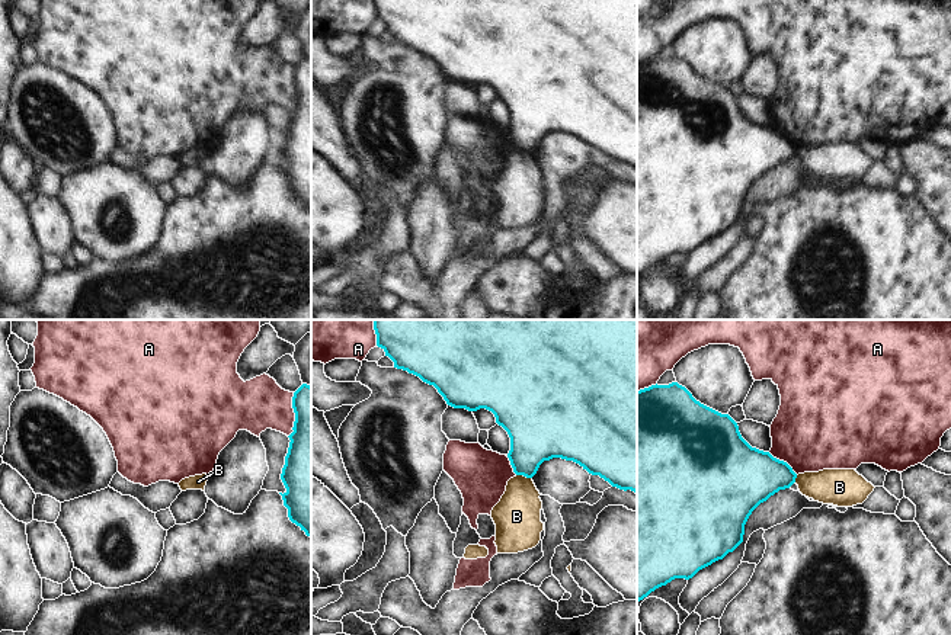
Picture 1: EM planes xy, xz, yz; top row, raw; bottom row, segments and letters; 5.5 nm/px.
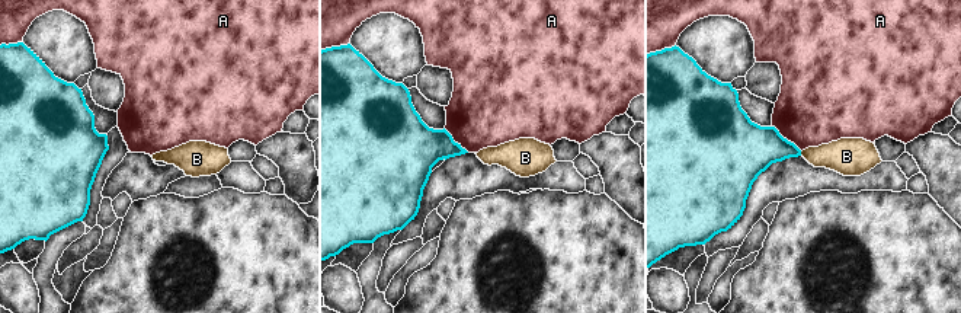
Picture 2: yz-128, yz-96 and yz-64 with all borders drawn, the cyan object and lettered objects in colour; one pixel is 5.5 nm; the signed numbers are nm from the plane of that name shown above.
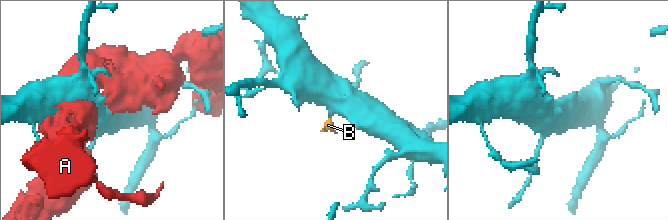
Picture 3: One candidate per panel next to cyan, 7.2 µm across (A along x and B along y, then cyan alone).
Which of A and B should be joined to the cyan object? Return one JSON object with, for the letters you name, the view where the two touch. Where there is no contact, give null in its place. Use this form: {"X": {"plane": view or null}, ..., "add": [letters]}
{"add": []}

